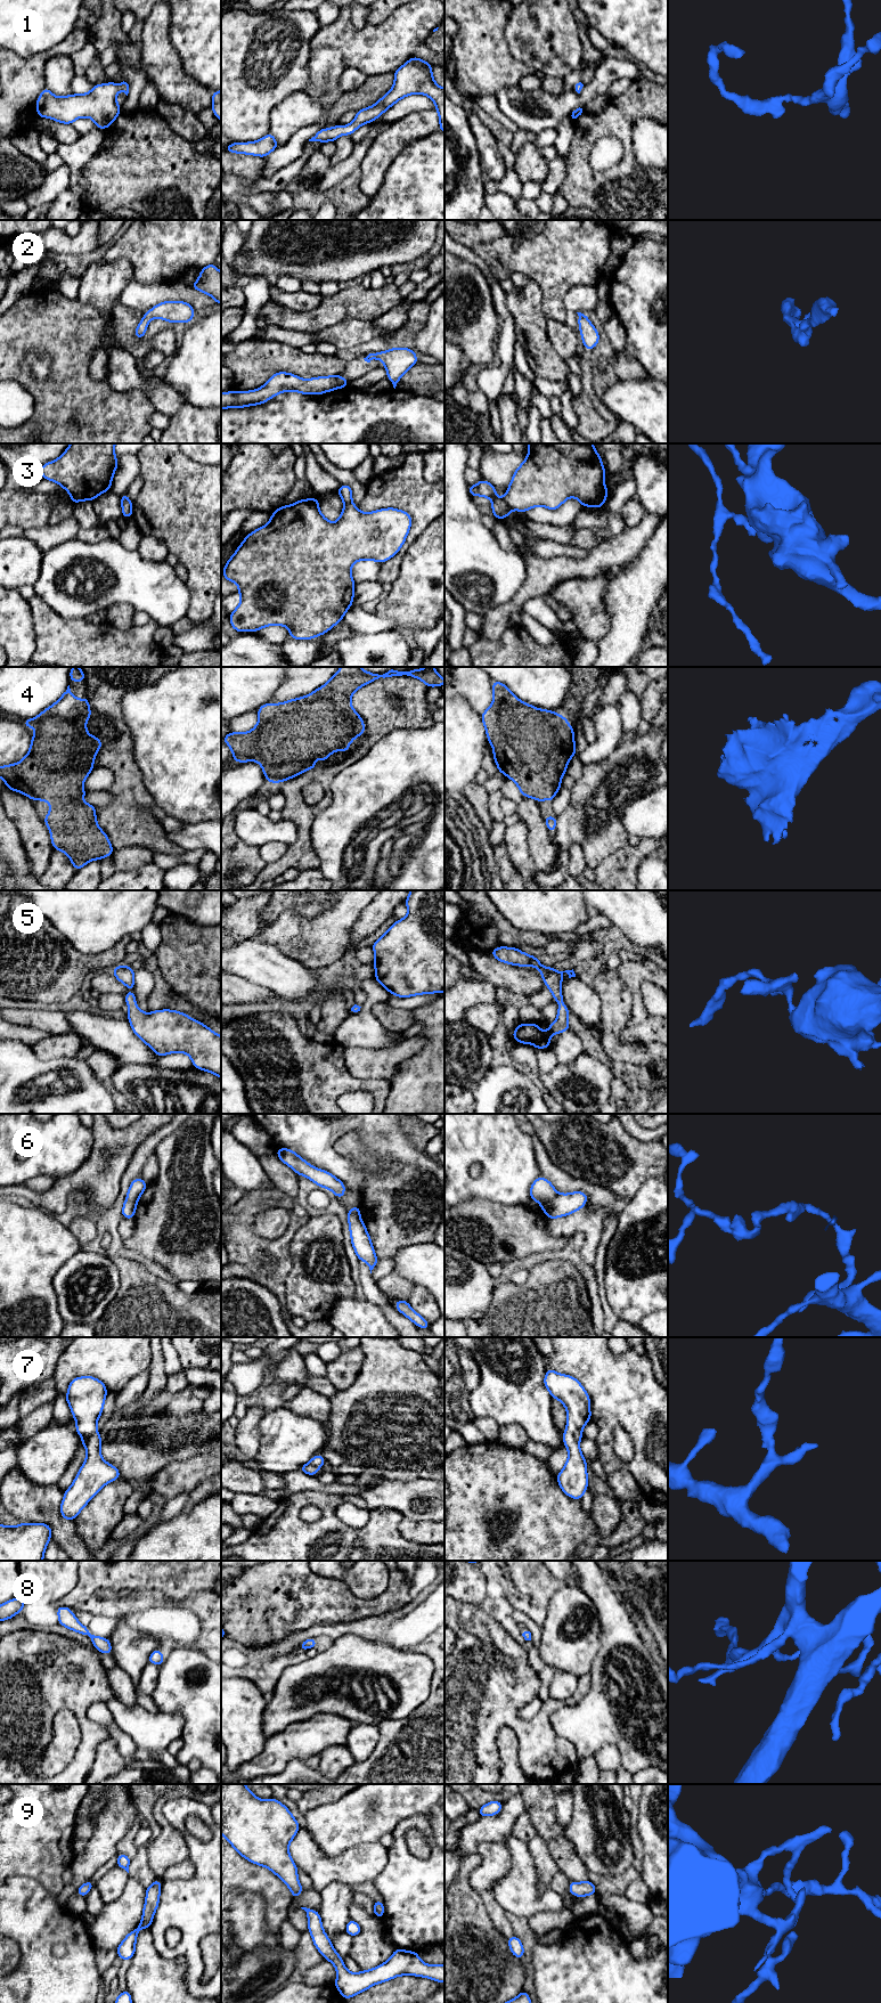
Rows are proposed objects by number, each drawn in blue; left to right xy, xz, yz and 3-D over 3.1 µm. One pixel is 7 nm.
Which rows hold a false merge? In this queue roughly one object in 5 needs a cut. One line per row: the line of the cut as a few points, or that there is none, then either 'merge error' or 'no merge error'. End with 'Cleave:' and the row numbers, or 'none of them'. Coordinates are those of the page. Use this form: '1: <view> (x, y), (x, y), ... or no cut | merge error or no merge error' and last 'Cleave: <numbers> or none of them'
1: no cut | no merge error
2: no cut | no merge error
3: yz (503, 498), (512, 509) | merge error
4: no cut | no merge error
5: no cut | no merge error
6: yz (556, 1194), (540, 1204) | merge error
7: no cut | no merge error
8: no cut | no merge error
9: no cut | no merge error
Cleave: 3, 6

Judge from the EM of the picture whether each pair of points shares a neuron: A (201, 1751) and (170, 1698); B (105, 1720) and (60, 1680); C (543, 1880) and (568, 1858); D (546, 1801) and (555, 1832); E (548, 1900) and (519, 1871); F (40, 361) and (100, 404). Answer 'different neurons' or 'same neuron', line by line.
A: same neuron
B: different neurons
C: different neurons
D: same neuron
E: same neuron
F: different neurons

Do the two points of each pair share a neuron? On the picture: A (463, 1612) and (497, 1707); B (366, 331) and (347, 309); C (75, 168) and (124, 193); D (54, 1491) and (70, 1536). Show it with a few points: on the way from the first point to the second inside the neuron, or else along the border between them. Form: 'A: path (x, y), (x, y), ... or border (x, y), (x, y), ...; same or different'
A: path (462, 1638), (461, 1663), (484, 1680); same
B: border (372, 320), (343, 319), (329, 326); different
C: border (80, 169), (87, 181), (88, 190); different
D: path (54, 1503), (54, 1519), (58, 1524); same

